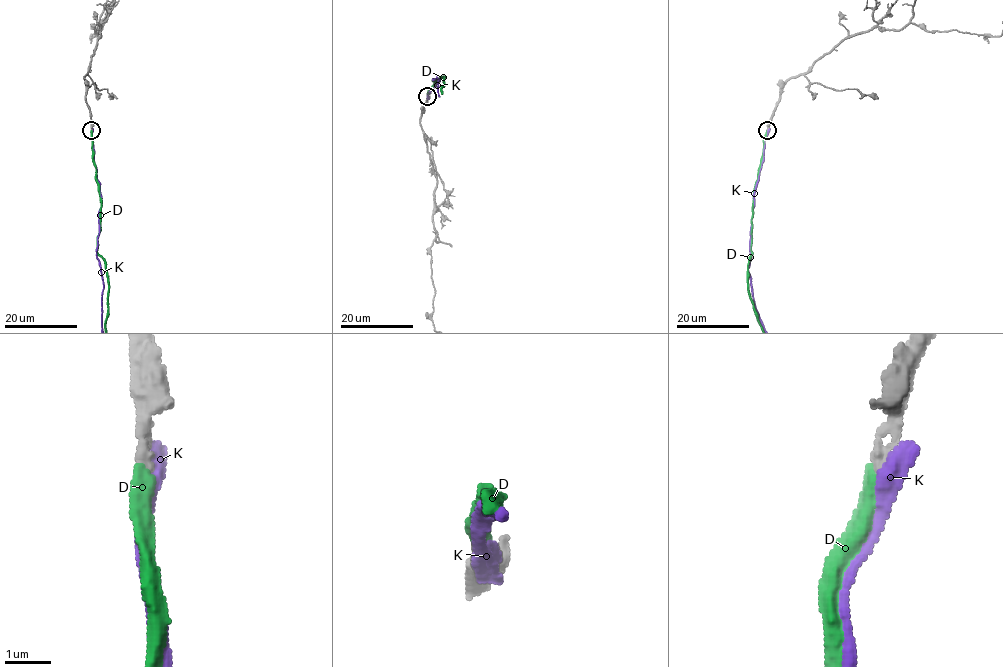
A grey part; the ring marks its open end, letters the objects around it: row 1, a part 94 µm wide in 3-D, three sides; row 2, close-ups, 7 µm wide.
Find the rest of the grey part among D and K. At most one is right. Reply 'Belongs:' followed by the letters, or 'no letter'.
Belongs: D

